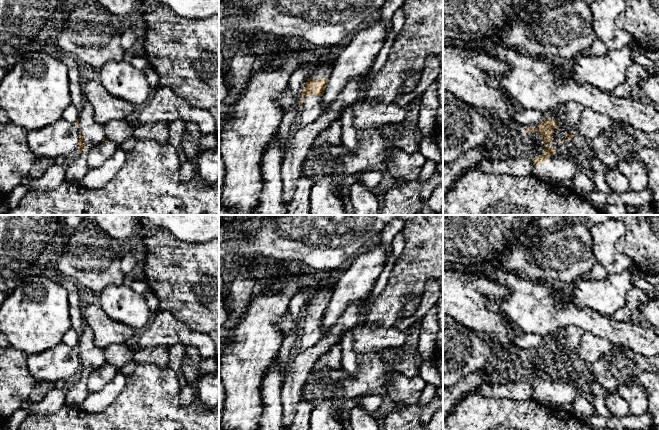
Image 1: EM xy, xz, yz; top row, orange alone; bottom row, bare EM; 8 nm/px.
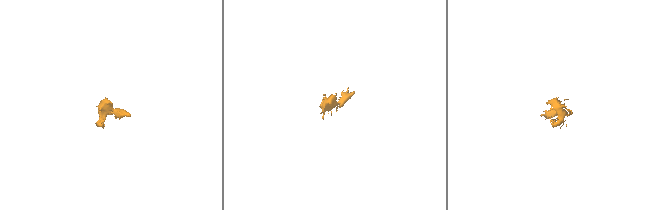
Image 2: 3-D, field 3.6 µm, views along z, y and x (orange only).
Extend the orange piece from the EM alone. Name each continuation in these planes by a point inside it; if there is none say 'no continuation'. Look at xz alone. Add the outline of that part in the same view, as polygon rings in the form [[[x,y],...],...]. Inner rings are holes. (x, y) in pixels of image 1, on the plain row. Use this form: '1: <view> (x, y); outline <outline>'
1: xz (323, 295); outline [[[333,281],[326,283],[319,291],[314,292],[313,296],[309,300],[309,303],[318,304],[329,302],[332,287],[333,287]]]
2: xz (312, 332); outline [[[308,319],[304,321],[296,351],[305,350],[316,345],[323,336],[324,332],[320,320]]]

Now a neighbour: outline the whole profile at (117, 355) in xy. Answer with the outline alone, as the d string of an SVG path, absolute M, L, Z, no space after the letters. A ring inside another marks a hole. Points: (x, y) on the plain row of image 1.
M113 344L103 349L106 363L120 369L127 363L133 361L136 348L126 344Z

